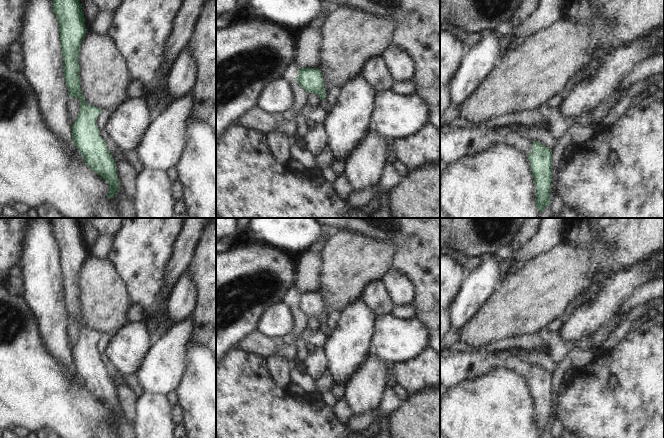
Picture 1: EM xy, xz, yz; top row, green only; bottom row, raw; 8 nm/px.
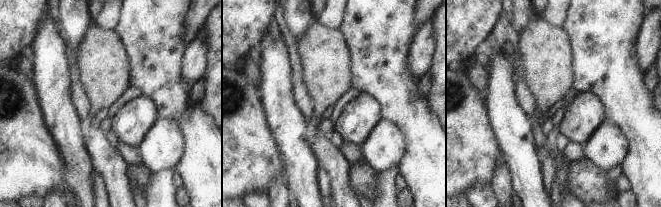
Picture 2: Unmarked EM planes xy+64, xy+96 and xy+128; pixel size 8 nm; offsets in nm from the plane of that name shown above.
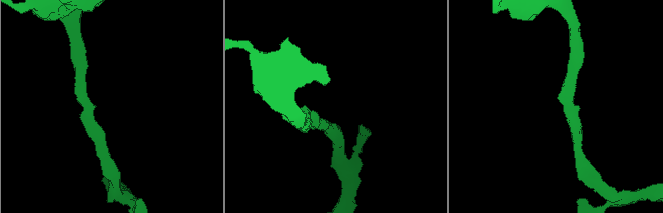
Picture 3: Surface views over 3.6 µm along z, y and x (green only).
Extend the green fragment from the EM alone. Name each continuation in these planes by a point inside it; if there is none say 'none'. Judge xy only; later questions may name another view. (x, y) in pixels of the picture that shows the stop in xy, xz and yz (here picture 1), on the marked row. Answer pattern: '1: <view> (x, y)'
none

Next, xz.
1: xz (323, 104)

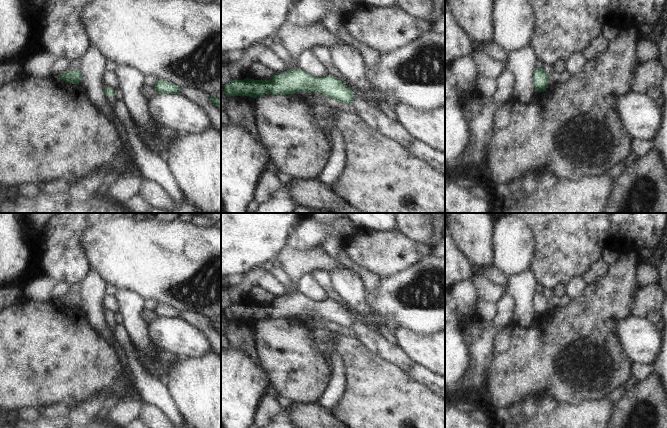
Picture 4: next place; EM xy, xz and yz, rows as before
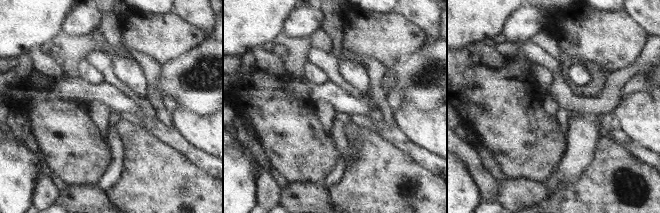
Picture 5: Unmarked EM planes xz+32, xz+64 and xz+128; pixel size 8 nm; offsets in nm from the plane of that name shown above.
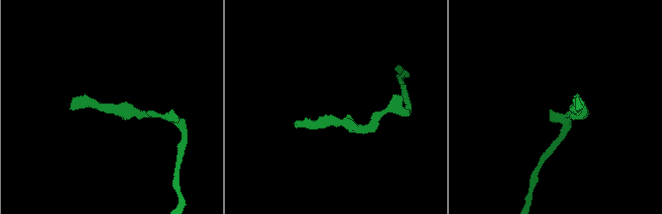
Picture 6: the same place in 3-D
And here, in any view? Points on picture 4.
1: xy (120, 128)

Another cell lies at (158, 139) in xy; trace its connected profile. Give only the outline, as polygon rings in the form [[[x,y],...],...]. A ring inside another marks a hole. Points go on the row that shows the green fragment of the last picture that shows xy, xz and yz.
[[[131,119],[134,124],[141,142],[150,152],[155,155],[167,158],[169,150],[173,147],[180,133],[162,126],[160,123],[149,119],[152,126],[149,130],[141,128]]]

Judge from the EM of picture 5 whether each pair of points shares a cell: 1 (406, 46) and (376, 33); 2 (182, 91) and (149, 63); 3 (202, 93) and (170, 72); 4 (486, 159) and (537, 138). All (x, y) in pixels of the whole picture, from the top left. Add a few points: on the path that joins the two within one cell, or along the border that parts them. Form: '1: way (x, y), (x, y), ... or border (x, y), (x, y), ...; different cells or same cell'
1: way (399, 39), (383, 37); same cell
2: border (160, 65), (155, 85), (155, 89), (160, 96); different cells
3: way (194, 91), (188, 90), (178, 80); same cell
4: border (480, 143), (491, 154), (498, 168), (506, 176); different cells

